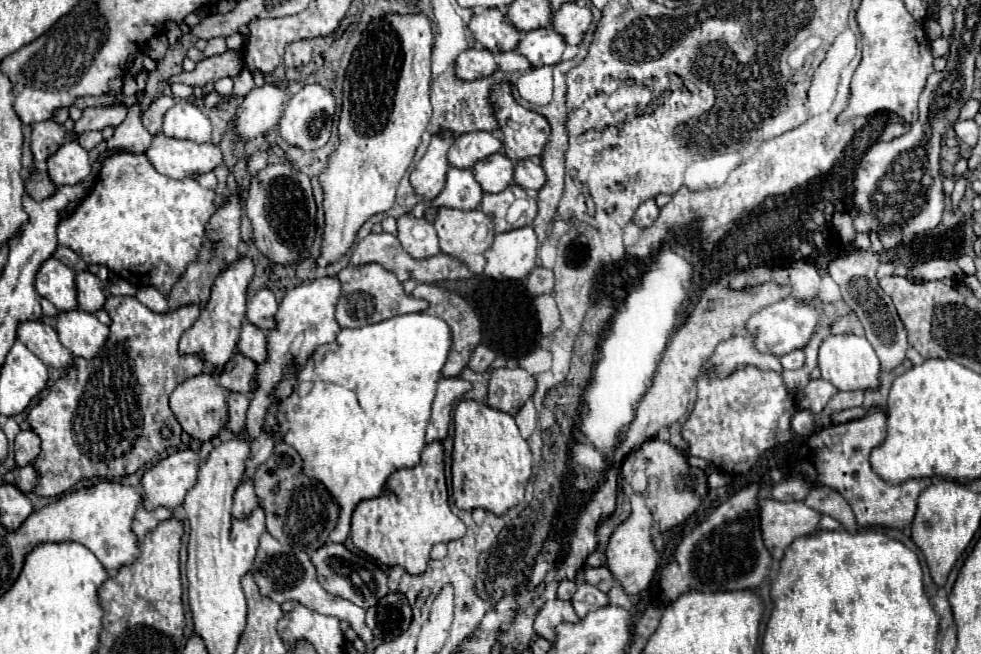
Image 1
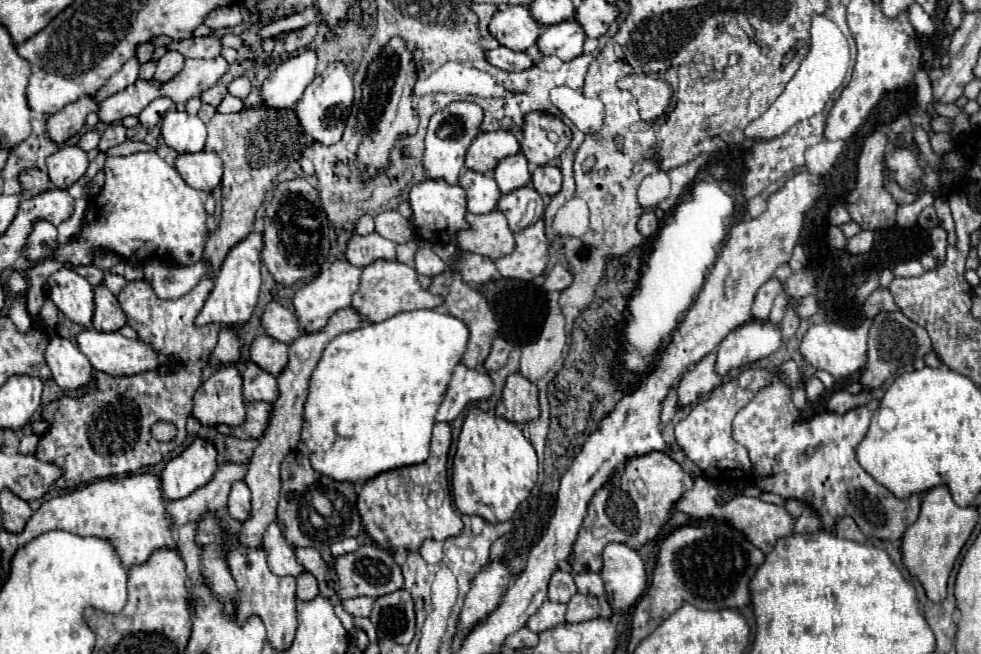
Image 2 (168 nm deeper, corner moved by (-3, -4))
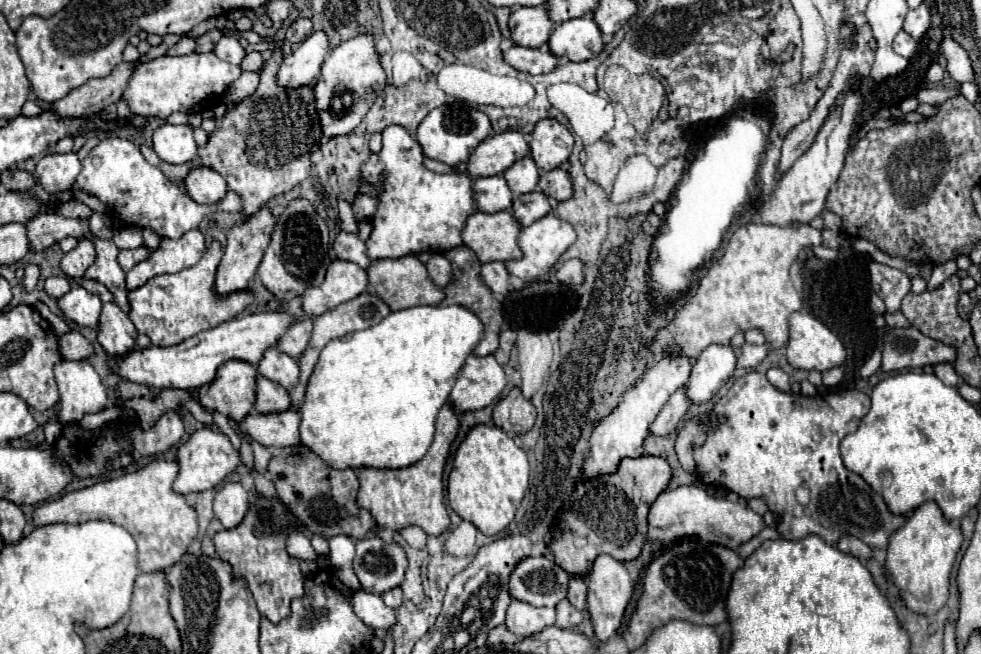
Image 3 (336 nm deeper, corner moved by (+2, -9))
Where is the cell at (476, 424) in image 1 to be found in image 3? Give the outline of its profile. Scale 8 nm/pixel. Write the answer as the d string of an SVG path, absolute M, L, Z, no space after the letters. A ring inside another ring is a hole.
M478 424L474 426L456 450L452 472L448 476L448 504L462 518L486 534L494 536L504 530L528 490L530 464L528 456L516 442L498 426Z

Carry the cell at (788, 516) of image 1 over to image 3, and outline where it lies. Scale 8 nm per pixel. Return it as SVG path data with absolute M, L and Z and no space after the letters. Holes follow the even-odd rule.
M678 486L674 490L664 490L650 508L648 514L648 538L658 540L664 546L672 544L676 538L698 536L708 542L716 542L738 550L744 542L752 540L764 530L764 518L756 514L742 502L730 502L726 498L711 496L700 486Z

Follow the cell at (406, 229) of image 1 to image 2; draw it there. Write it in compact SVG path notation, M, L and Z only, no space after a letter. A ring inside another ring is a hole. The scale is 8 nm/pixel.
M421 243L419 245L419 251L415 255L415 269L419 275L427 275L427 277L435 277L439 273L445 271L445 263L443 259L439 259L435 253L433 253L433 245L431 243Z

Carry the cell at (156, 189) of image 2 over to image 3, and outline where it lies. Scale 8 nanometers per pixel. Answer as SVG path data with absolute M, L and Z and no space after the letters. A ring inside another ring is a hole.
M122 138L102 140L82 160L82 172L74 186L98 196L110 208L112 226L128 224L150 228L162 238L182 238L208 214L208 204L194 202L182 186L172 184L160 168L148 164L136 144Z

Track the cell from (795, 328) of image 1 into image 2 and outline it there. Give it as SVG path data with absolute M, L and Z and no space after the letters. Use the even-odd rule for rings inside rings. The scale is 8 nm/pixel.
M749 321L733 329L717 347L715 373L725 377L733 369L755 363L783 345L781 325L771 325L769 321Z

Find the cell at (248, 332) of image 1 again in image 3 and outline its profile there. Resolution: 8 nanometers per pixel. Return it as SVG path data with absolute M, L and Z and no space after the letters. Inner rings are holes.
M274 346L264 350L264 356L262 360L258 362L258 374L284 386L286 390L294 388L296 380L298 380L298 362L284 354L284 352L278 352Z

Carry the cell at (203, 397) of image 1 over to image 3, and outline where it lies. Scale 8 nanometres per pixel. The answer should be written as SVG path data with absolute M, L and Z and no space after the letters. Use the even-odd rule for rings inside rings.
M230 360L218 368L212 382L198 390L198 402L208 412L220 412L242 422L254 406L254 384L256 366L242 360Z

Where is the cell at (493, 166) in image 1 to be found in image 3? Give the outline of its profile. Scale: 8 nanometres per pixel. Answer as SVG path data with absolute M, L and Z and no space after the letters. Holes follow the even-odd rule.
M526 156L526 158L518 160L516 164L512 164L510 168L506 168L502 176L506 178L508 188L514 194L526 194L536 188L538 178L540 178L540 170L536 168L534 160L530 156Z

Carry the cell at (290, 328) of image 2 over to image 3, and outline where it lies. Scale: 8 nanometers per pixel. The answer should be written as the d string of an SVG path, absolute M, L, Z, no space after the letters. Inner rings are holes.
M304 316L286 330L286 334L276 342L276 348L292 358L298 358L304 352L308 340L310 340L310 334L312 334L312 320L308 316Z

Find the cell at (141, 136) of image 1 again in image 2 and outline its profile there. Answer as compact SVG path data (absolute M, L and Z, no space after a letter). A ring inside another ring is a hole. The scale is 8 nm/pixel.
M167 51L159 63L157 63L157 71L155 71L155 79L157 81L169 81L175 73L181 71L183 67L183 55L179 51Z

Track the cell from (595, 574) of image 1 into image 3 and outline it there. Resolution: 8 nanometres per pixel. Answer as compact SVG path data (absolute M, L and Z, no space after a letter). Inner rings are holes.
M570 578L570 588L568 588L568 602L580 610L586 608L586 594L588 594L588 584L584 578Z

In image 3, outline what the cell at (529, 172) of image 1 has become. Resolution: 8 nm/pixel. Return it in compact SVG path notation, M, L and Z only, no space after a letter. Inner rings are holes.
M550 170L550 172L542 172L540 174L540 182L538 182L538 188L548 196L548 198L554 198L558 202L562 200L568 200L572 196L572 184L570 184L570 178L568 178L568 172L566 170Z

